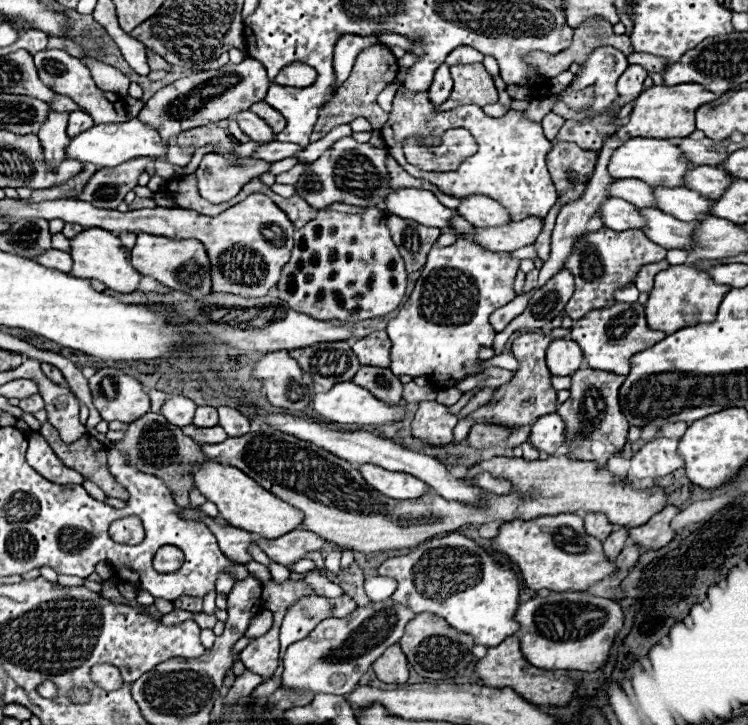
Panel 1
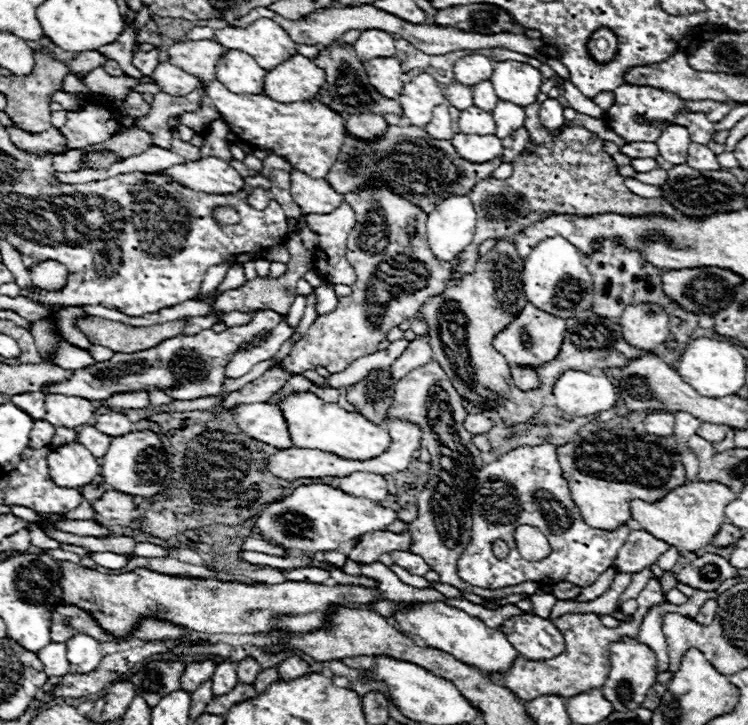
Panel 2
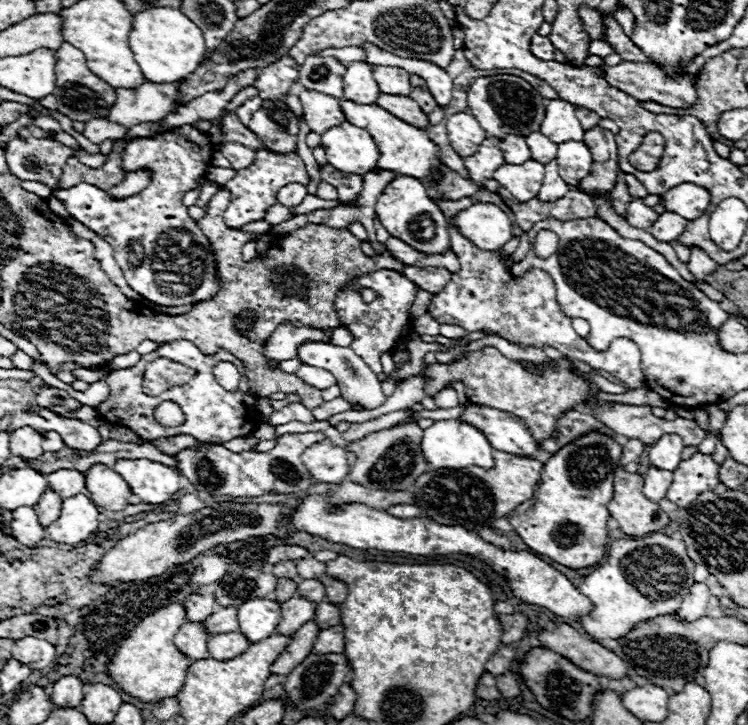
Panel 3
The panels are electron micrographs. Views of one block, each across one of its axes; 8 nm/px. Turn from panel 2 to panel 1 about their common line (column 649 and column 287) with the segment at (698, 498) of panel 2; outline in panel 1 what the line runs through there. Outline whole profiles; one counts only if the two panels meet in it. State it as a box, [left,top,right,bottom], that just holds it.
[192,460,304,540]

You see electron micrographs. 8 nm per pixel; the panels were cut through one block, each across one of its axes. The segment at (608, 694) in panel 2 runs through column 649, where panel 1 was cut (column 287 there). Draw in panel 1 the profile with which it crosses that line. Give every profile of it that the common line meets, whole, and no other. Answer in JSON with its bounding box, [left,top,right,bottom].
[280,598,416,694]

